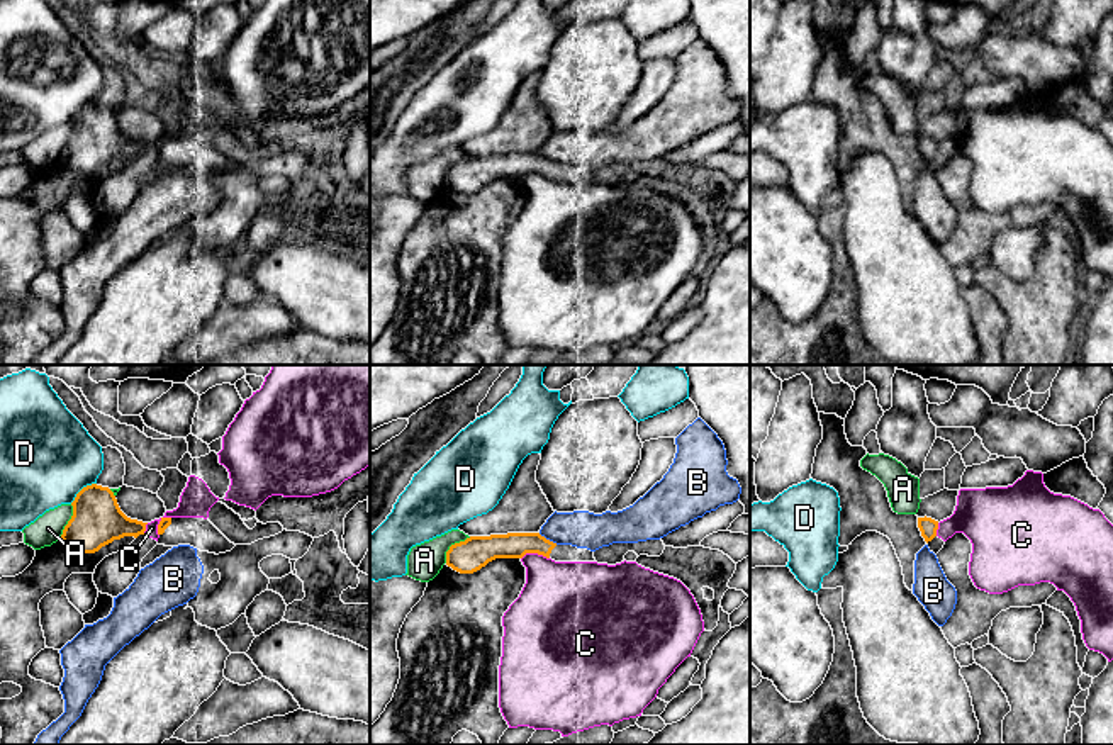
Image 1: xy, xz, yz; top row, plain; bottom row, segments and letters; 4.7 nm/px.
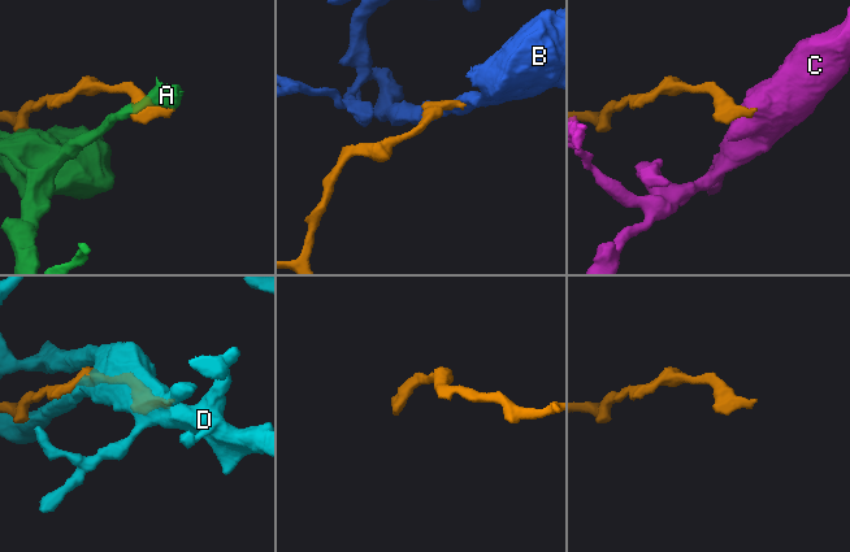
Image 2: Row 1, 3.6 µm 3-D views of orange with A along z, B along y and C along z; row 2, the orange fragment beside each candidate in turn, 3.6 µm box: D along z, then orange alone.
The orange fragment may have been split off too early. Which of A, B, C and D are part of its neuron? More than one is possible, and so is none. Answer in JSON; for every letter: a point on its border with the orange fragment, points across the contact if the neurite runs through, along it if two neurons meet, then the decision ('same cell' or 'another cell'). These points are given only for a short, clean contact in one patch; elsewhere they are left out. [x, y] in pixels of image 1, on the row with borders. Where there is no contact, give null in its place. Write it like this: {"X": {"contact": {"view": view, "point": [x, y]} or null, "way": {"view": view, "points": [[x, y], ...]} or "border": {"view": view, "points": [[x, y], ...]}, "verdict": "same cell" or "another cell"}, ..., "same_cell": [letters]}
{"A": {"contact": {"view": "xz", "point": [452, 545]}, "verdict": "another cell"}, "B": {"contact": {"view": "xz", "point": [548, 540]}, "border": {"view": "xz", "points": [[538, 533], [557, 543]]}, "verdict": "another cell"}, "C": {"contact": {"view": "xz", "point": [535, 552]}, "border": {"view": "xz", "points": [[548, 557], [526, 554], [521, 559]]}, "verdict": "another cell"}, "D": {"contact": {"view": "xy", "point": [82, 489]}, "verdict": "another cell"}, "same_cell": []}

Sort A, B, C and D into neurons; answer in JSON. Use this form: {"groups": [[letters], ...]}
{"groups": [["A"], ["B"], ["C"], ["D"]]}

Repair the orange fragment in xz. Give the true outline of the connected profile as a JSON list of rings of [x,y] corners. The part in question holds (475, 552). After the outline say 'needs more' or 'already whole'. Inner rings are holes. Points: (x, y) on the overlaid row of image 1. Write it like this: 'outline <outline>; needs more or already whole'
outline [[[507,533],[470,536],[446,552],[446,565],[460,574],[473,574],[495,558],[523,558],[538,553],[555,562],[596,562],[594,552],[572,545],[556,545],[540,533]]]; needs more

